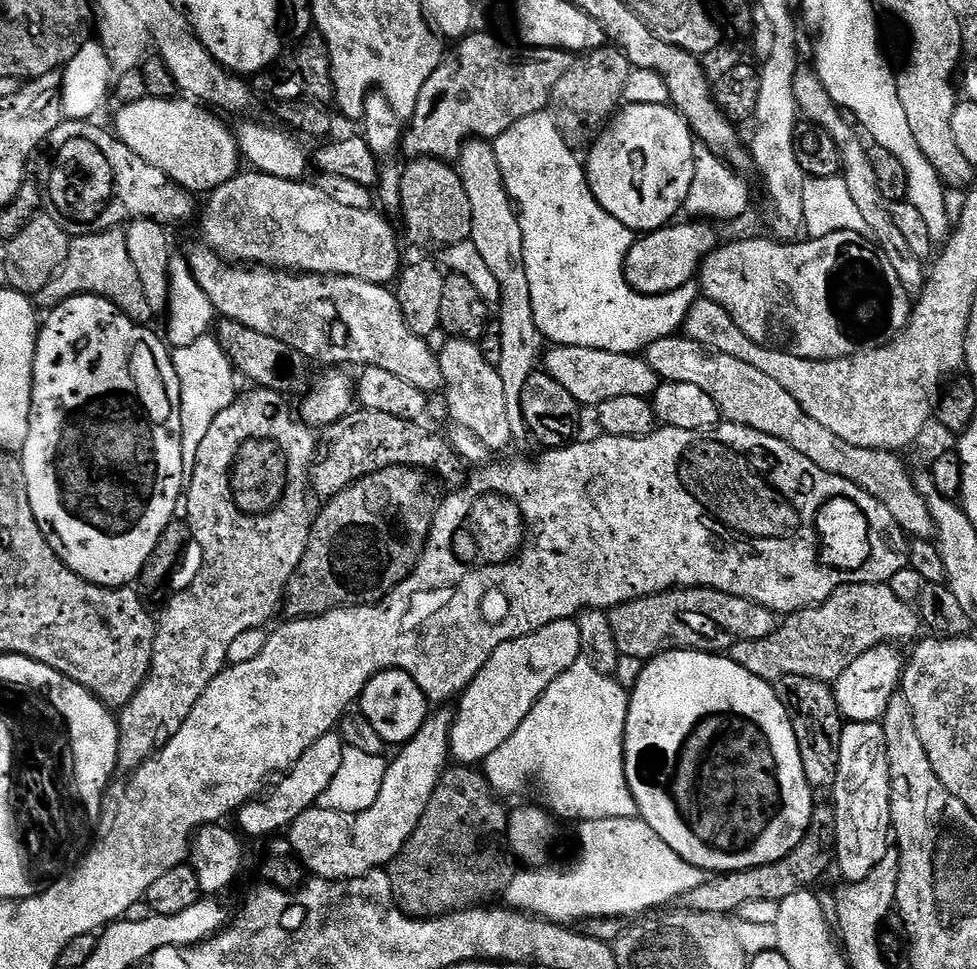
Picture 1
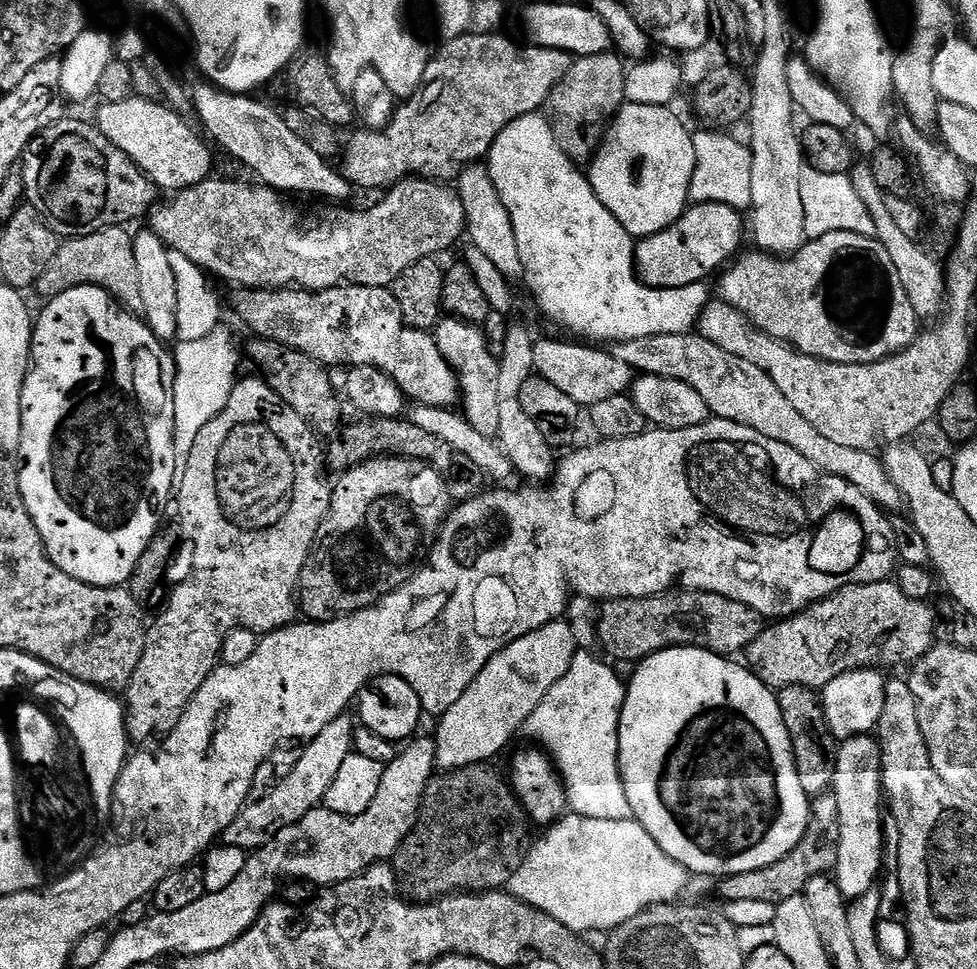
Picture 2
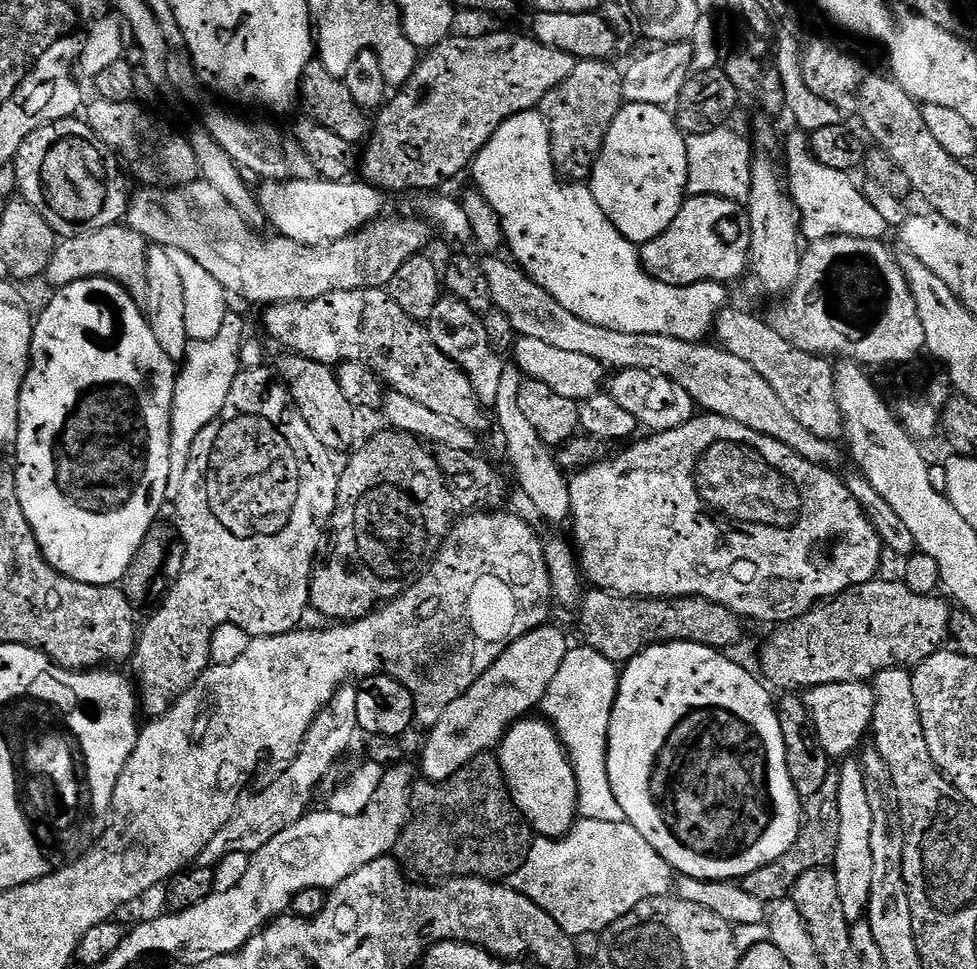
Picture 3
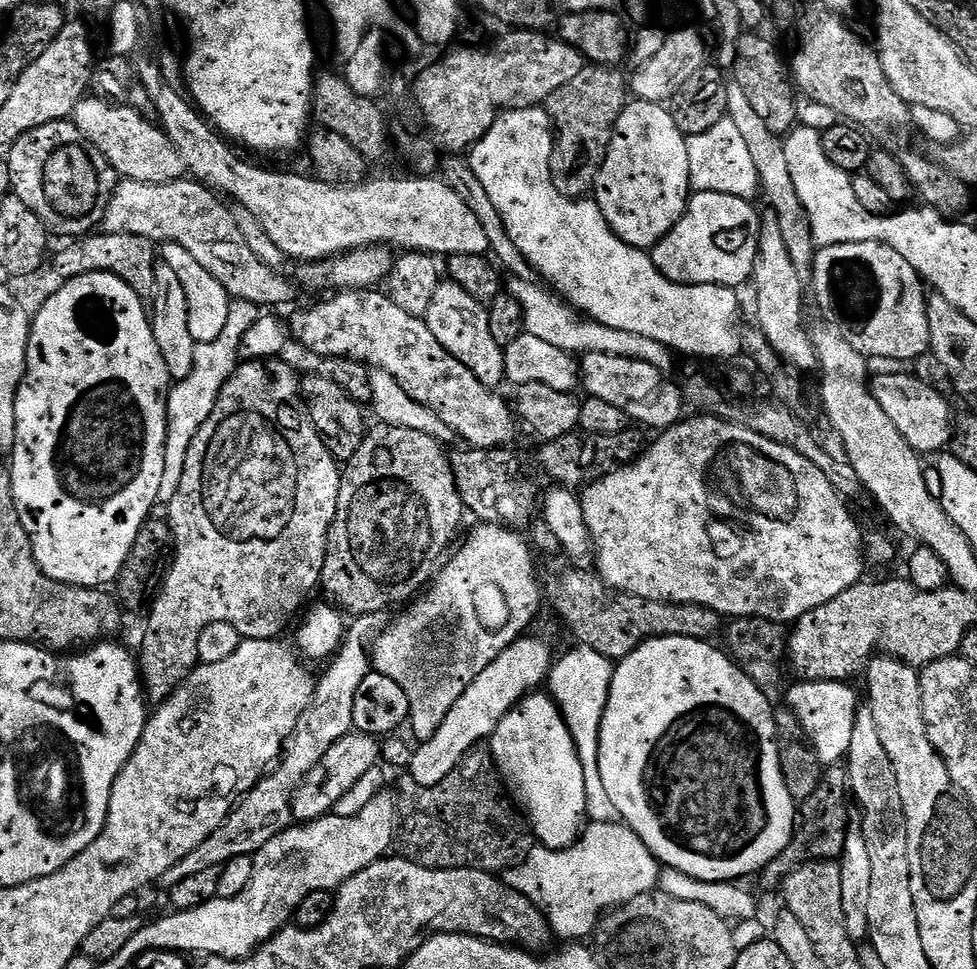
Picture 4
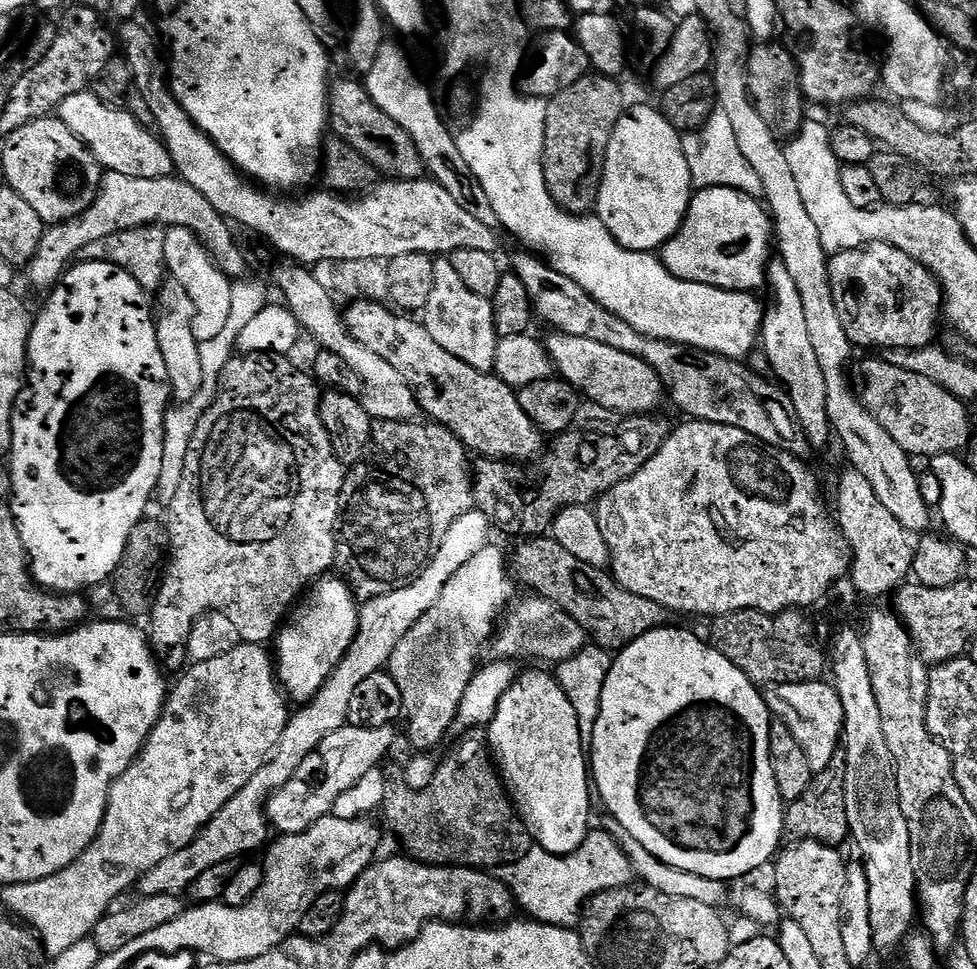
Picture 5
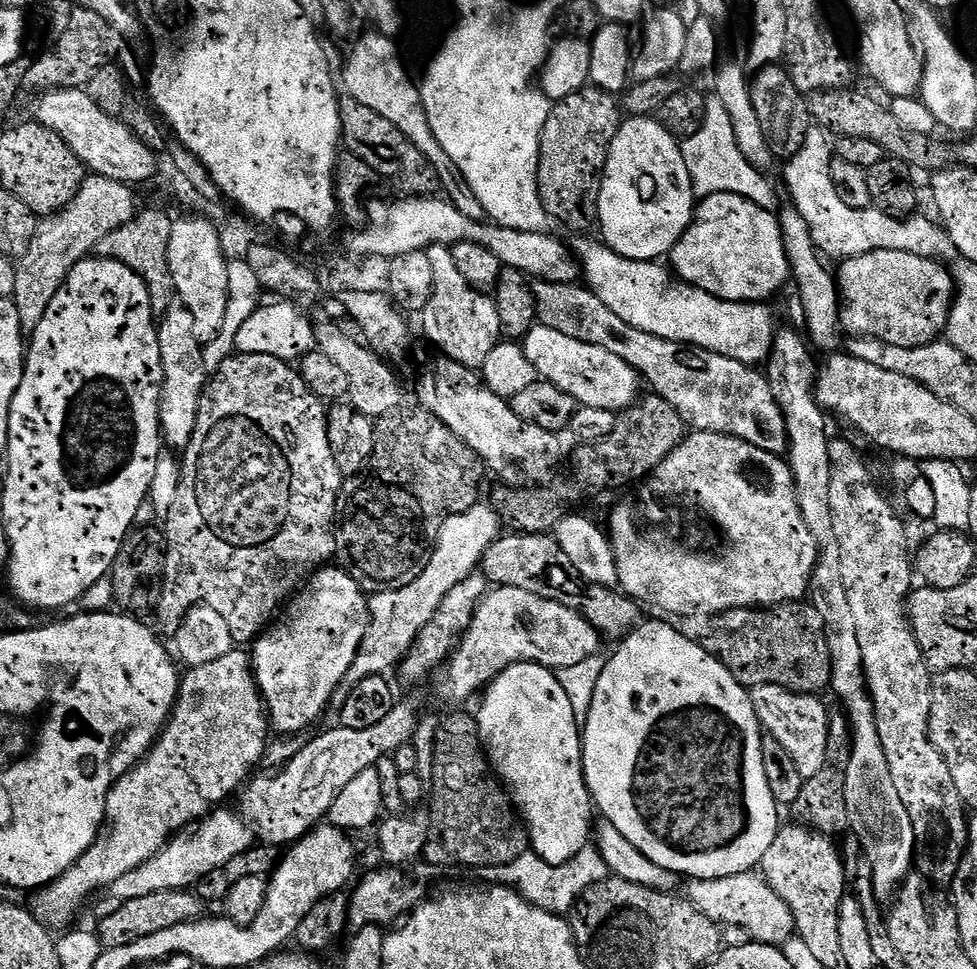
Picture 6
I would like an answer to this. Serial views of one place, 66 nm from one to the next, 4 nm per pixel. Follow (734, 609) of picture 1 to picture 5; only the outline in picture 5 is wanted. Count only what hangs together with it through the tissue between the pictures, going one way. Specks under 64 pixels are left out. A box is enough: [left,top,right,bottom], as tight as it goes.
[510,538,669,650]

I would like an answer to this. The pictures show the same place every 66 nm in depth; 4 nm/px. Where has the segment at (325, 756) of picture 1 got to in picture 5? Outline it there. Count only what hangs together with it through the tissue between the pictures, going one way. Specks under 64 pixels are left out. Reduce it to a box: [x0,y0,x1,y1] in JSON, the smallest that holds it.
[138,510,490,896]

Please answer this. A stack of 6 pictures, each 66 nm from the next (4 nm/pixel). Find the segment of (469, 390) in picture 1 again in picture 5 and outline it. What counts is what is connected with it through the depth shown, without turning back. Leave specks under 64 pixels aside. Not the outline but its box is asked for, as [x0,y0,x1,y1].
[422,259,498,373]

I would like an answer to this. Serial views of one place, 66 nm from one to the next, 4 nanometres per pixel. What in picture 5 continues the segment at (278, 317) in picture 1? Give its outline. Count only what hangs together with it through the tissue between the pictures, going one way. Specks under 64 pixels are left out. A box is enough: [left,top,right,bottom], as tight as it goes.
[343,299,542,462]

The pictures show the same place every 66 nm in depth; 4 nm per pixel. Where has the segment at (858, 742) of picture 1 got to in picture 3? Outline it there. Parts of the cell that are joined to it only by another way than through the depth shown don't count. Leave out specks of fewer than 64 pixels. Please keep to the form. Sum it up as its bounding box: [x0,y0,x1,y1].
[834,758,873,925]

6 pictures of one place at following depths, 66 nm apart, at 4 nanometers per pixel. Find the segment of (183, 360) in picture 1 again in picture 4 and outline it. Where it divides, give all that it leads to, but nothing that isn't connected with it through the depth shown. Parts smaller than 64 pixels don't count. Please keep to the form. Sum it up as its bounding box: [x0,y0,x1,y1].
[159,300,261,506]

